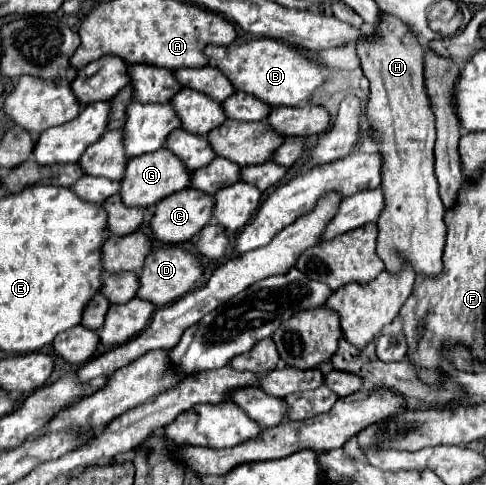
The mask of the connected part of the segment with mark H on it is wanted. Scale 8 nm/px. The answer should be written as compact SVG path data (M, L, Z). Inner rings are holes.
M383 16L375 28L371 42L359 42L357 54L361 68L371 82L371 96L367 116L375 128L375 140L383 156L385 208L377 222L377 254L389 272L401 270L403 258L411 262L415 272L437 276L443 270L441 254L445 246L443 202L437 192L437 178L433 172L433 144L435 118L423 84L423 54L419 40L399 18Z

